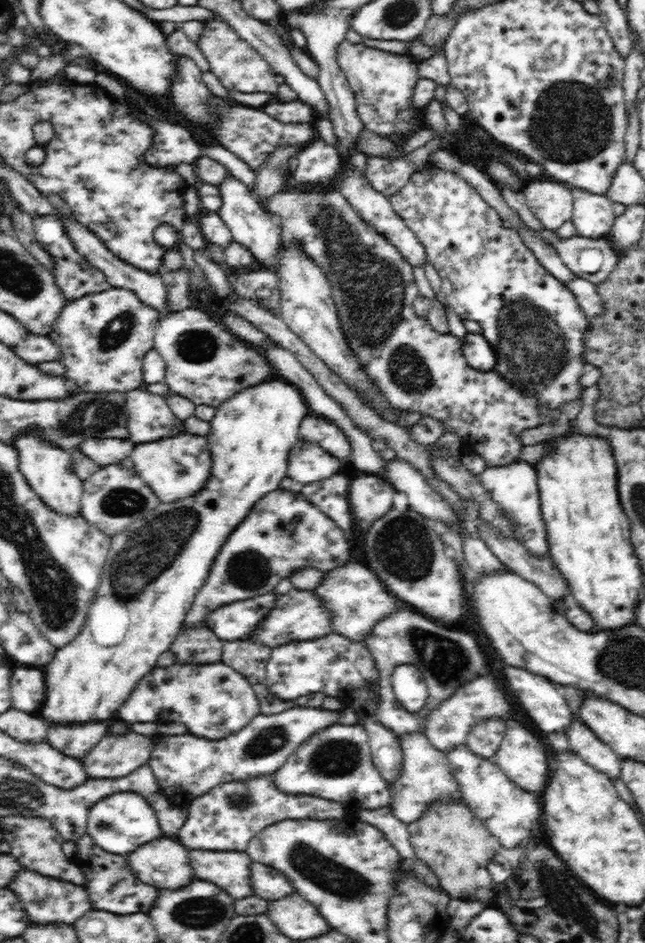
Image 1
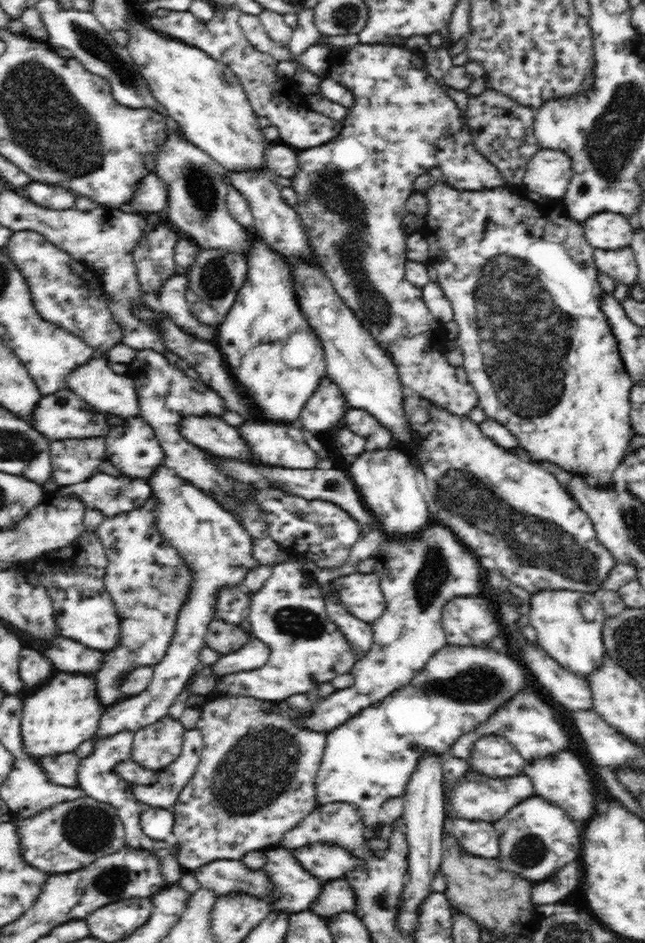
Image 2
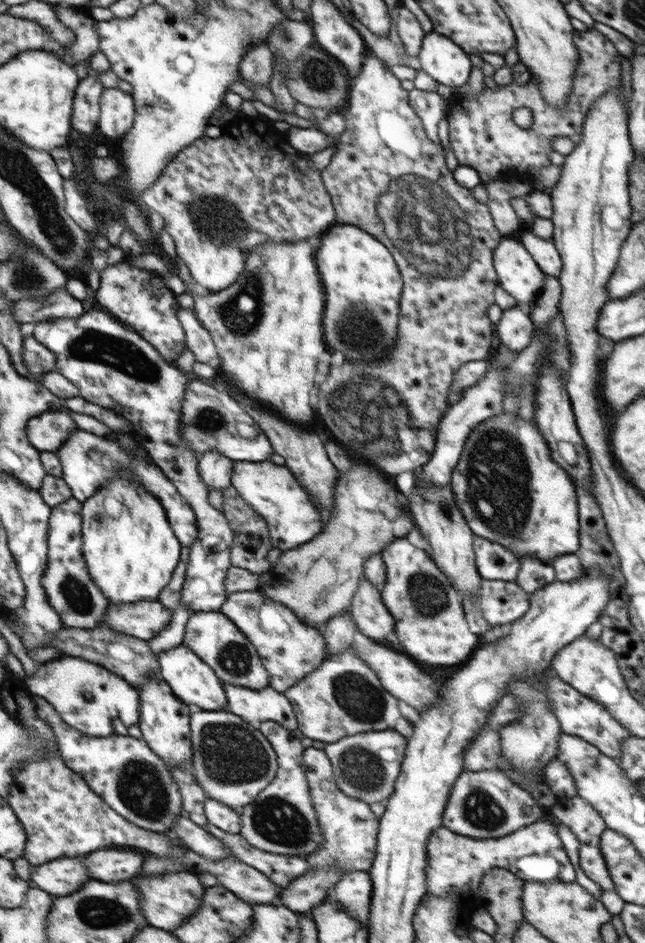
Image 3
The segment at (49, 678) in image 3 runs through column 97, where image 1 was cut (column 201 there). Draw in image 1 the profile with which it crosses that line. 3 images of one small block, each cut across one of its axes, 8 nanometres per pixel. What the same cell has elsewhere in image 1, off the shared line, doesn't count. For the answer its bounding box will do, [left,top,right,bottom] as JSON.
[118,661,260,740]

